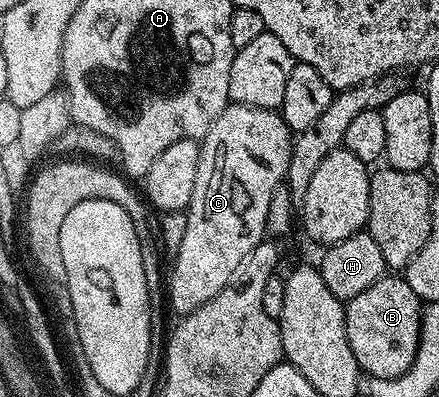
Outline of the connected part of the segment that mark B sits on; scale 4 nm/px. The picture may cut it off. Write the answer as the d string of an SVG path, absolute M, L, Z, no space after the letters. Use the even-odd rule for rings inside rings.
M386 274L363 294L345 304L345 329L351 354L366 377L399 378L415 360L421 337L421 310L423 301L411 290L401 274Z

